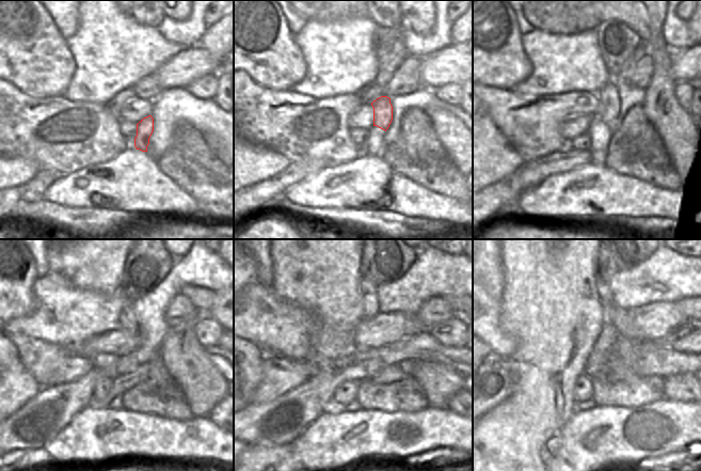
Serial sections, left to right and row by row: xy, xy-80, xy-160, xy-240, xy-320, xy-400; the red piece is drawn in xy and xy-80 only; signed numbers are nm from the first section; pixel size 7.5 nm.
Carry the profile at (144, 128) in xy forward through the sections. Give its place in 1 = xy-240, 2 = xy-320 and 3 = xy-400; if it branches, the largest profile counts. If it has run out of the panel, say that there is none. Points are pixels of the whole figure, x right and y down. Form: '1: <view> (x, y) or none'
1: xy-240 (128, 322)
2: xy-320 (367, 289)
3: xy-400 (605, 268)

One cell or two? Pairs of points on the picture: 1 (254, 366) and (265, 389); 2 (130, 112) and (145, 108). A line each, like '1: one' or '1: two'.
1: two
2: one

